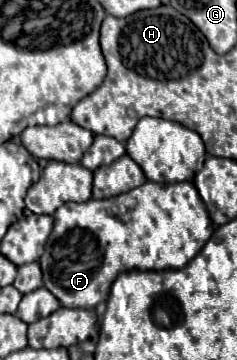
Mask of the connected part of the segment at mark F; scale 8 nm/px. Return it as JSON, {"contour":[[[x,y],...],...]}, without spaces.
{"contour":[[[146,181],[110,199],[62,205],[54,213],[54,229],[38,263],[44,271],[44,287],[64,307],[88,309],[108,299],[116,275],[124,271],[184,267],[198,255],[212,233],[212,219],[194,183],[160,185]]]}

